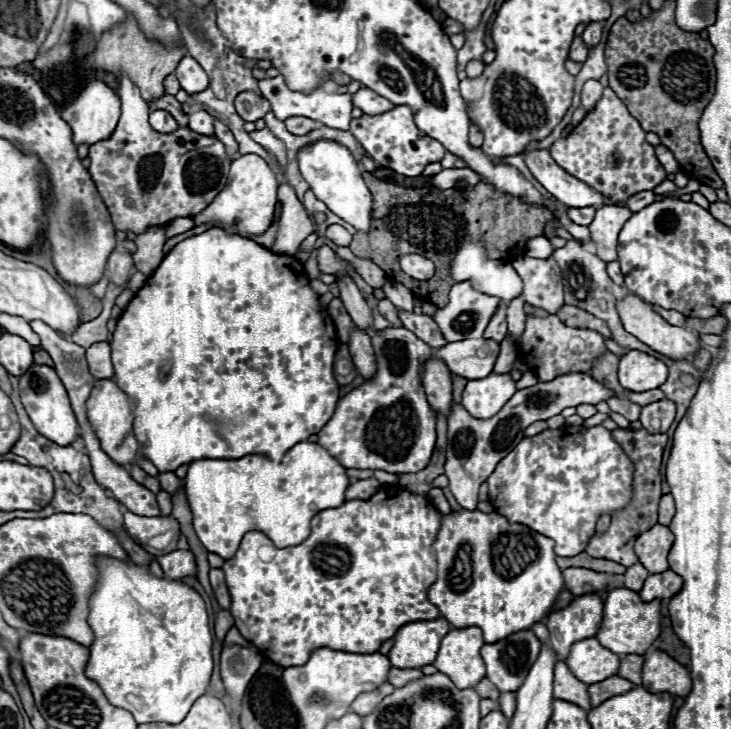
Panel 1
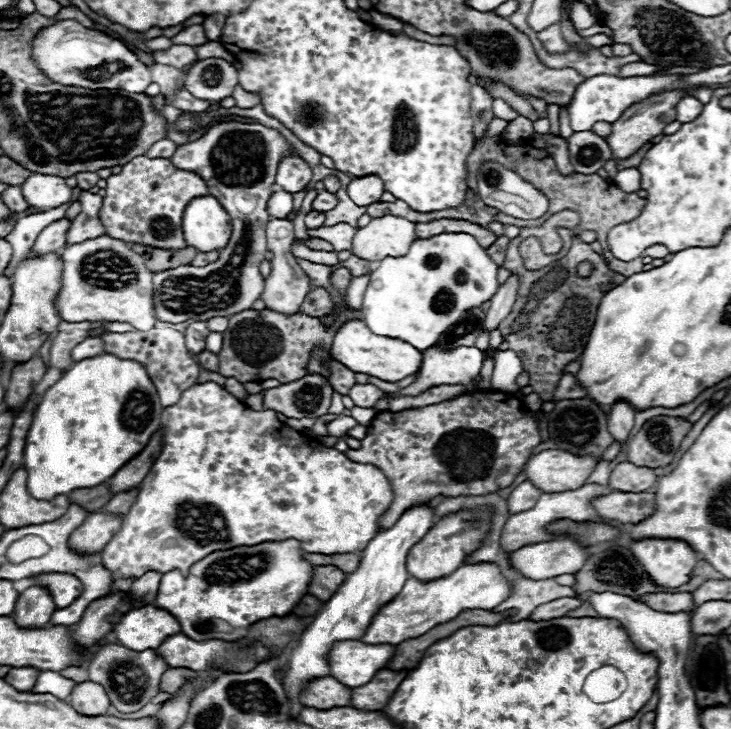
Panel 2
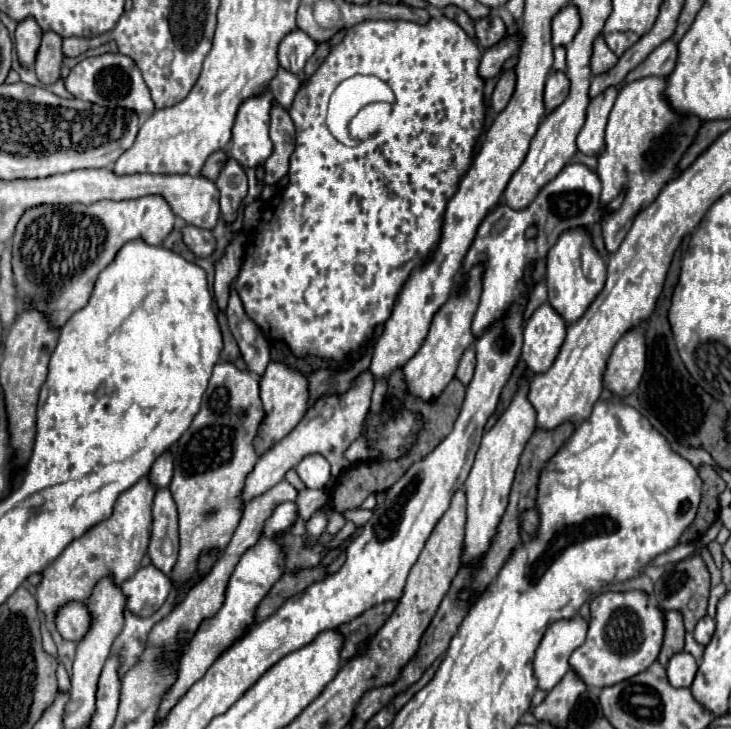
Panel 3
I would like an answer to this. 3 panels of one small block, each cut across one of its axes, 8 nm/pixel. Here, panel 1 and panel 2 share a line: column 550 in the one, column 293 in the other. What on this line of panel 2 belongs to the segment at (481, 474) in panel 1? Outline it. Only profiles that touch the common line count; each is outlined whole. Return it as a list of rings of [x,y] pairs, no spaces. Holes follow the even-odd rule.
[[[306,374],[300,380],[280,384],[264,392],[264,406],[288,418],[316,418],[328,414],[334,388],[320,374]]]

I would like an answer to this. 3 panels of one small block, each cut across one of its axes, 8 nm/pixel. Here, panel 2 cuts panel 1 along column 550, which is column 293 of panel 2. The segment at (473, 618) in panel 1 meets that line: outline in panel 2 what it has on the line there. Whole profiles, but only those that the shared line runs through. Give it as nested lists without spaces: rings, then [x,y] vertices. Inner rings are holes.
[[[298,540],[218,550],[196,562],[186,580],[178,570],[164,574],[156,608],[170,612],[178,620],[182,634],[196,642],[236,640],[246,636],[248,628],[260,620],[288,616],[306,594],[312,568],[302,560]]]

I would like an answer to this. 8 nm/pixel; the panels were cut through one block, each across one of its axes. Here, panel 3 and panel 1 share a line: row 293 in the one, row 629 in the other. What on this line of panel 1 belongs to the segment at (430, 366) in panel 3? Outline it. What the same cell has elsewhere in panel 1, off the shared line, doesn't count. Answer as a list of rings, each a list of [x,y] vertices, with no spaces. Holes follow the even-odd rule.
[[[454,628],[442,638],[434,666],[438,672],[446,674],[456,688],[474,688],[486,672],[480,656],[482,646],[484,640],[480,628]]]

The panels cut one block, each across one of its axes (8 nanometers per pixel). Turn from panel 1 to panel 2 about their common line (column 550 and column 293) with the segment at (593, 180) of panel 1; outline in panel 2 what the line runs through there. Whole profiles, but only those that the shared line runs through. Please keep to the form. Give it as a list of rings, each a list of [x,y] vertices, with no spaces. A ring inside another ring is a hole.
[[[222,122],[218,126],[212,126],[200,140],[182,144],[174,156],[170,158],[176,168],[196,172],[206,184],[208,192],[222,204],[222,208],[228,212],[232,222],[232,236],[228,246],[220,252],[220,258],[208,266],[178,266],[172,270],[158,272],[154,276],[154,312],[156,318],[162,322],[178,324],[186,320],[208,320],[214,316],[230,316],[242,310],[250,310],[252,302],[260,298],[264,292],[264,280],[260,276],[260,262],[266,258],[266,224],[270,220],[266,202],[274,192],[274,178],[278,172],[278,164],[284,156],[298,154],[294,146],[288,144],[288,140],[274,128],[266,128],[262,124],[242,124],[242,122]]]

